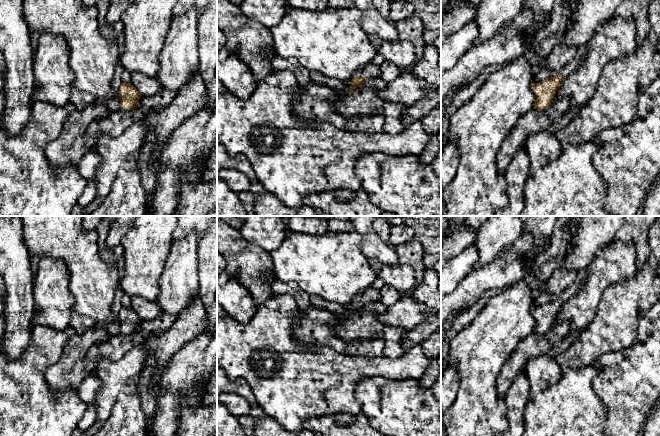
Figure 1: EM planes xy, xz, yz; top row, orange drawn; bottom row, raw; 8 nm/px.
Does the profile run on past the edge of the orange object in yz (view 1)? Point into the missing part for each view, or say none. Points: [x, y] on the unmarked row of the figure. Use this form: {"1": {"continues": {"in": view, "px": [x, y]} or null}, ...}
{"1": {"continues": null}}

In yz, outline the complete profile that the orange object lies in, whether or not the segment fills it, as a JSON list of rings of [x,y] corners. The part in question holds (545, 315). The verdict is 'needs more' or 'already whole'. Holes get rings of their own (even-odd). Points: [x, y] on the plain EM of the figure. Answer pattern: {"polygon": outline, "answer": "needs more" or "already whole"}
{"polygon": [[[555,298],[549,303],[534,307],[532,313],[536,319],[534,333],[547,334],[566,301]]], "answer": "already whole"}

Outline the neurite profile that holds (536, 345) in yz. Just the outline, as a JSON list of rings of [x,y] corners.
[[[556,318],[547,334],[531,333],[521,341],[511,358],[505,363],[497,381],[497,391],[505,398],[514,380],[525,369],[529,360],[542,356],[552,346],[570,334],[568,323],[558,323]]]

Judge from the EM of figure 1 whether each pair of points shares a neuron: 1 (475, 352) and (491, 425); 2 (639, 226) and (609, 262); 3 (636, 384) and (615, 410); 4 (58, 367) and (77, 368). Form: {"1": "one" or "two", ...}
{"1": "one", "2": "two", "3": "one", "4": "one"}

